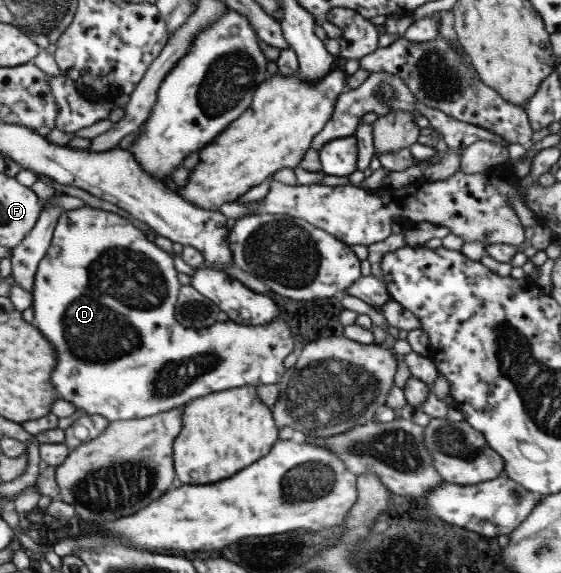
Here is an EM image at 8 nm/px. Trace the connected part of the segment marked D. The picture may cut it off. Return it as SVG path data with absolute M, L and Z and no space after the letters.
M88 205L87 208L75 208L61 212L57 226L55 226L51 247L39 262L32 289L32 307L33 313L35 313L33 326L37 327L39 332L53 344L53 348L57 352L57 364L50 377L54 392L57 392L63 400L71 402L76 410L83 410L86 415L100 414L110 423L117 420L147 418L159 414L159 412L167 412L167 410L184 406L193 399L207 396L209 393L221 392L229 388L259 387L279 383L287 370L283 367L283 360L293 352L294 348L291 328L283 316L262 326L239 325L231 320L217 322L207 330L180 326L176 322L174 309L181 286L178 280L178 270L174 266L176 257L171 256L169 252L165 252L148 239L148 235L132 225L128 219L111 211L95 209Z

